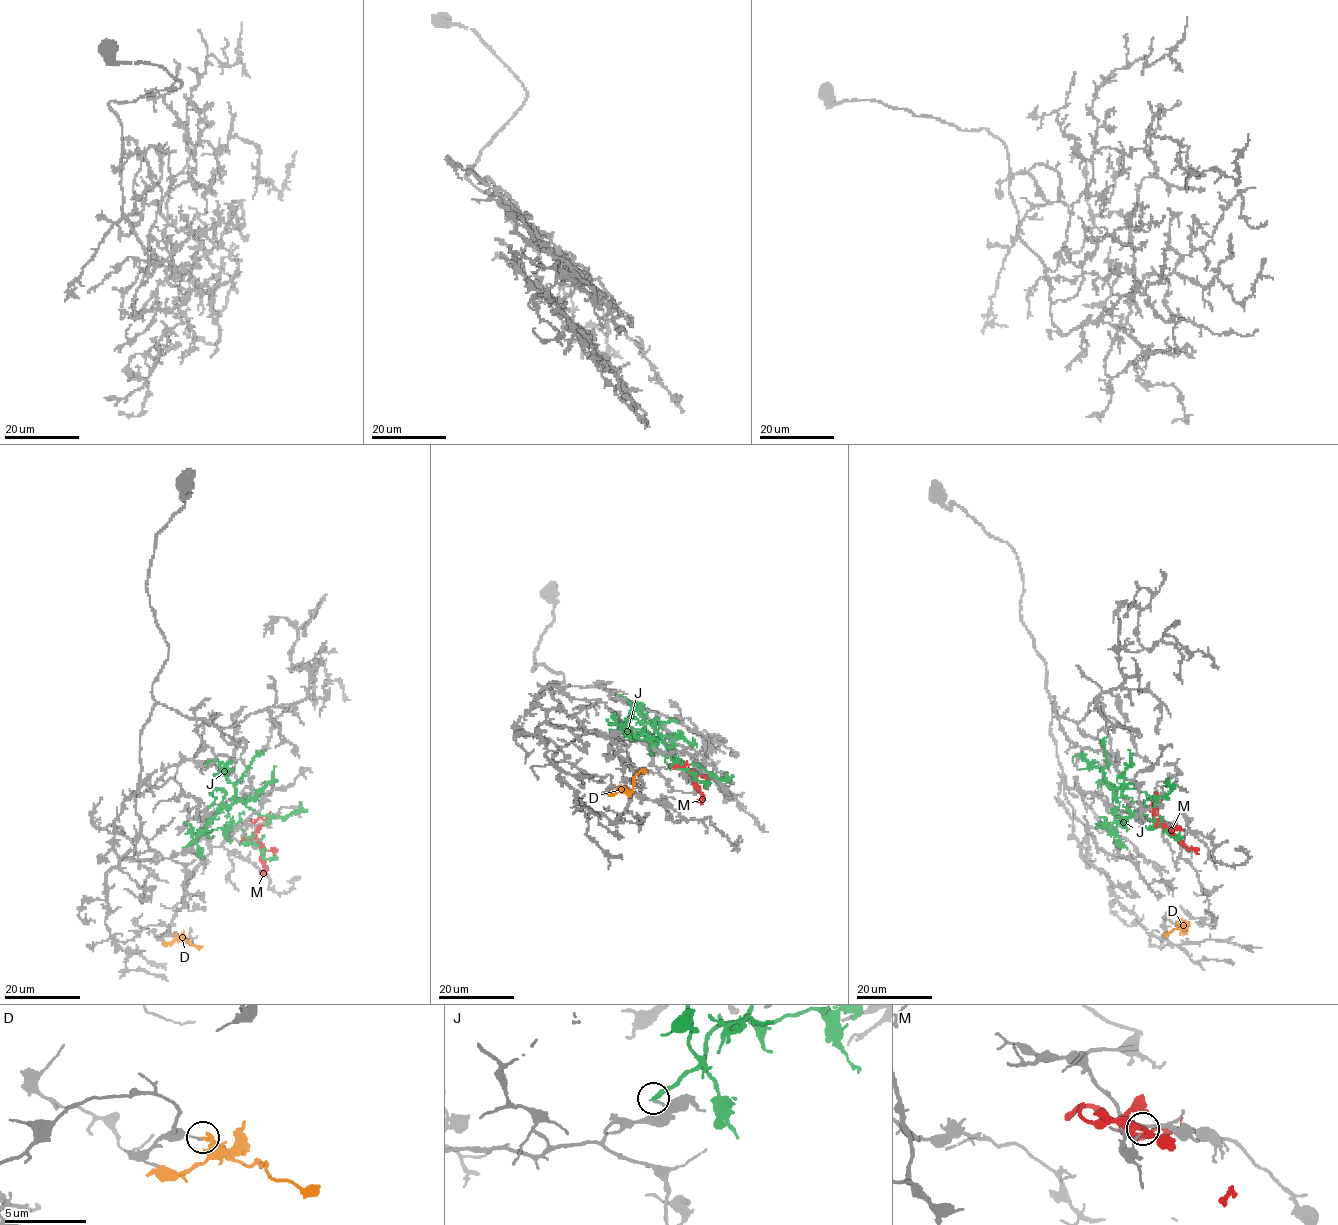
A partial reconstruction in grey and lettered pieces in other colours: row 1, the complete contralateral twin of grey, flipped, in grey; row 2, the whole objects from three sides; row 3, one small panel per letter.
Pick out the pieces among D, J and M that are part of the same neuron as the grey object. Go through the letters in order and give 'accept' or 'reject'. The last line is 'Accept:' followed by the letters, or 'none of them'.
D: reject
J: reject
M: reject
Accept: none of them

